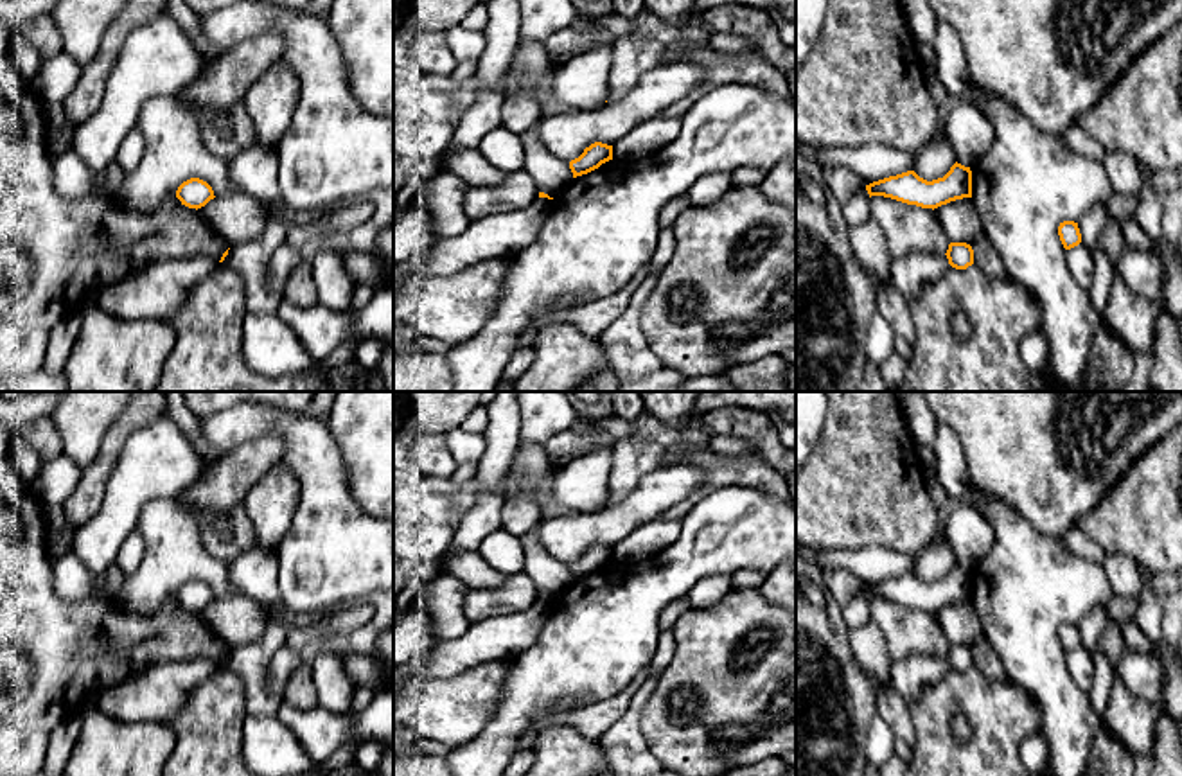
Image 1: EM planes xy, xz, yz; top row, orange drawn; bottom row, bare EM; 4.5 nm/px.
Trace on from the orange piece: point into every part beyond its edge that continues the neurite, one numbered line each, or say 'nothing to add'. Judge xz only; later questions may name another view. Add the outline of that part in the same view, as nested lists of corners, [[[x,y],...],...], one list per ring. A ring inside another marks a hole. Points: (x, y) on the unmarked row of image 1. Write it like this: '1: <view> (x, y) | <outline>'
nothing to add

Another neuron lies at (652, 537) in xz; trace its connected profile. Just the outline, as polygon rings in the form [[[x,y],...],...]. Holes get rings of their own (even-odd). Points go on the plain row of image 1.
[[[654,519],[616,542],[613,562],[634,564],[650,559],[677,541],[683,521]]]

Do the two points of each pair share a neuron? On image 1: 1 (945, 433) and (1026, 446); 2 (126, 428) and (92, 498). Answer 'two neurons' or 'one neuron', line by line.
1: two neurons
2: one neuron

